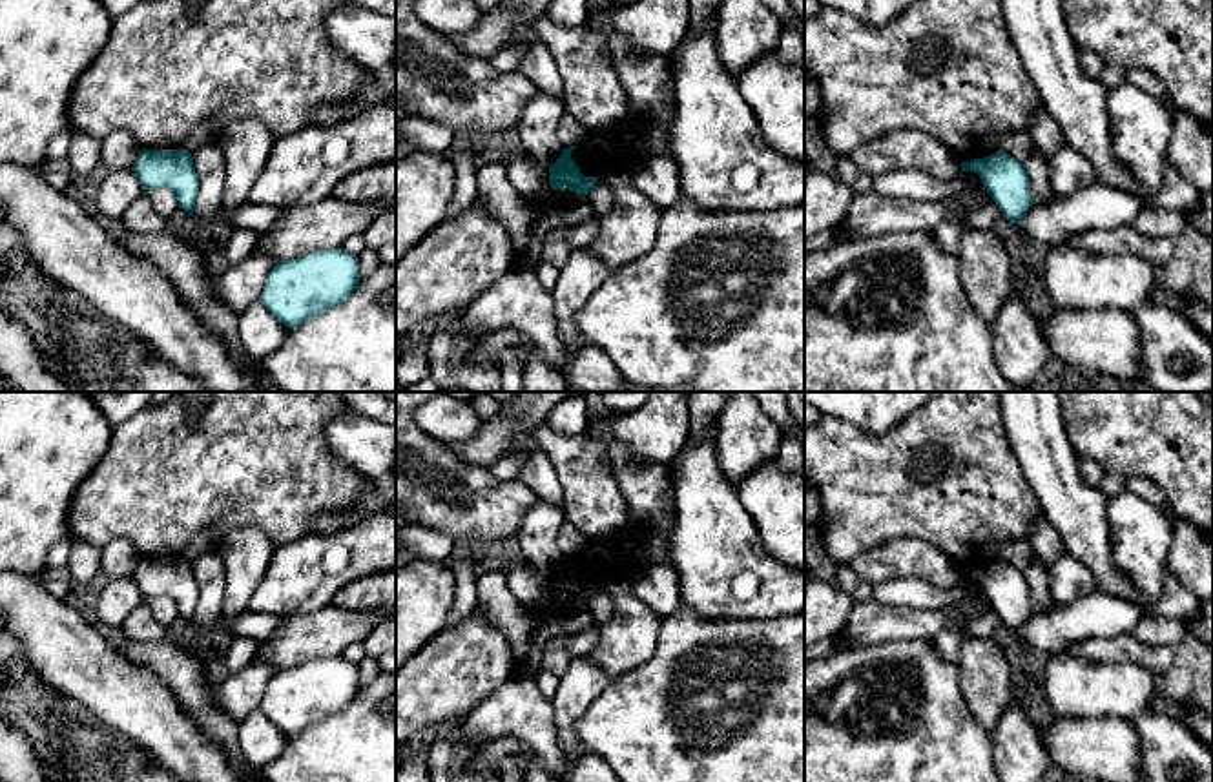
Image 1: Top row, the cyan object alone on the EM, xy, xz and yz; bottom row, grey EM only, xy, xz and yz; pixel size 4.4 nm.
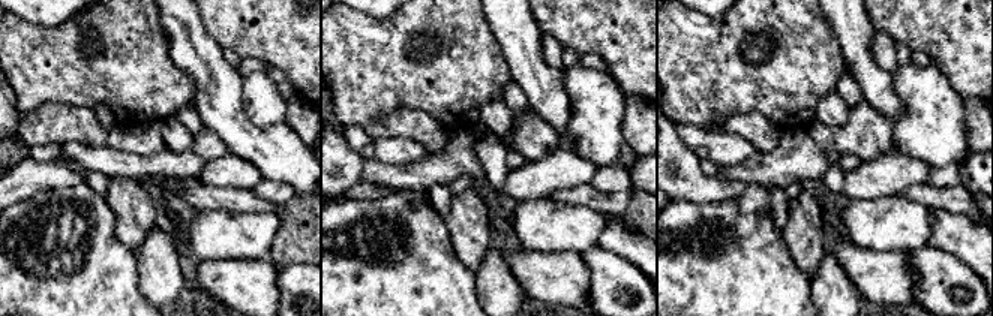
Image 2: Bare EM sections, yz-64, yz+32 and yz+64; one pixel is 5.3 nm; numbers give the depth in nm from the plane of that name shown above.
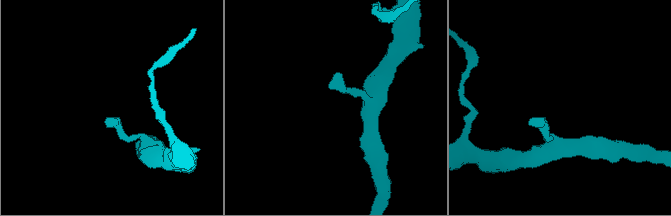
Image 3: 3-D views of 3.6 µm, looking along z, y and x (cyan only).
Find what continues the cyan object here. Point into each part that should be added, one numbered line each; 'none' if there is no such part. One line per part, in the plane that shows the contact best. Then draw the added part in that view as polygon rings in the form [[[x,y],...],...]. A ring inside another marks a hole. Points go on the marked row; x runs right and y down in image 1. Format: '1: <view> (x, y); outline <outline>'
none

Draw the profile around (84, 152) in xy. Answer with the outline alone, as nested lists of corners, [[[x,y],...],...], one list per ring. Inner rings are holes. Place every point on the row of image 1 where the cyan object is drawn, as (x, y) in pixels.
[[[71,129],[69,131],[69,149],[67,162],[69,173],[77,179],[78,186],[84,184],[89,173],[100,162],[102,142],[84,131]]]

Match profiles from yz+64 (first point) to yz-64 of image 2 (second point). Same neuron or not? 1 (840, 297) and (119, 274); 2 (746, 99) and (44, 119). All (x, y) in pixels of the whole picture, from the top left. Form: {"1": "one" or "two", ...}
{"1": "two", "2": "two"}

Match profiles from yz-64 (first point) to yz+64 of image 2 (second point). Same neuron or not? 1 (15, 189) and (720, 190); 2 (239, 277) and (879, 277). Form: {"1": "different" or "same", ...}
{"1": "different", "2": "same"}

